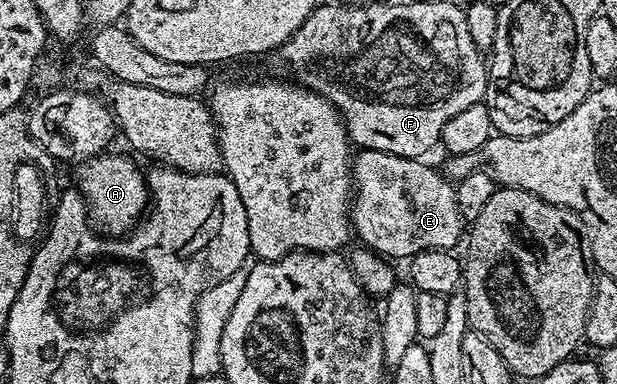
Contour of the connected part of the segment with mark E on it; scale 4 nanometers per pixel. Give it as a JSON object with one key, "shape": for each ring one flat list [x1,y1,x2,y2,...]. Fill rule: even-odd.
{"shape":[[371,148,353,157,352,203,348,215,353,235,357,239,359,236,369,251,383,258,395,256,405,261,417,252,457,249,458,239,464,236,464,221,456,202,455,185,426,162]]}

